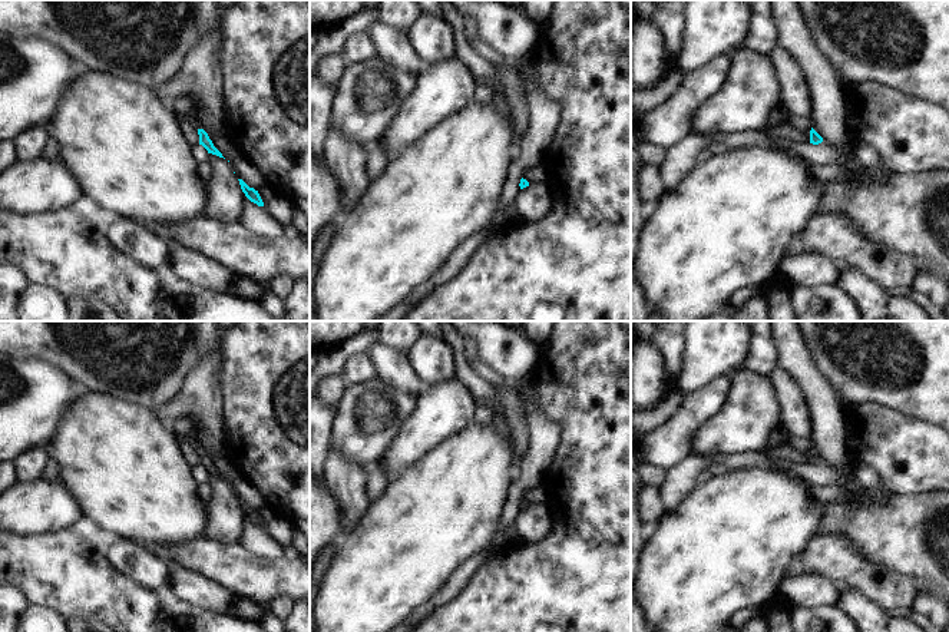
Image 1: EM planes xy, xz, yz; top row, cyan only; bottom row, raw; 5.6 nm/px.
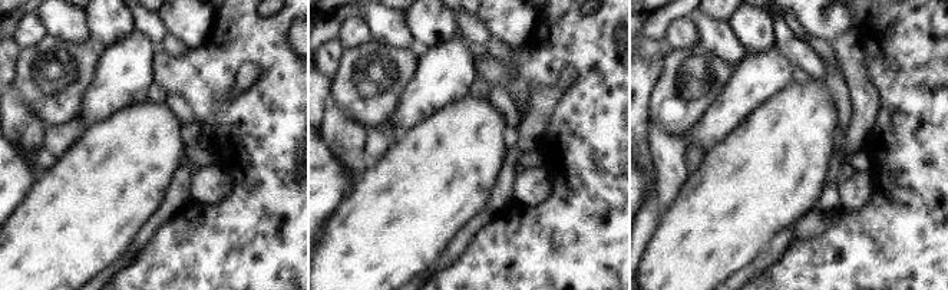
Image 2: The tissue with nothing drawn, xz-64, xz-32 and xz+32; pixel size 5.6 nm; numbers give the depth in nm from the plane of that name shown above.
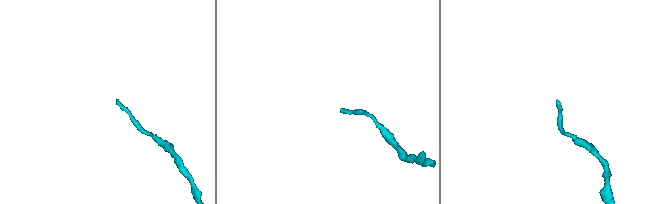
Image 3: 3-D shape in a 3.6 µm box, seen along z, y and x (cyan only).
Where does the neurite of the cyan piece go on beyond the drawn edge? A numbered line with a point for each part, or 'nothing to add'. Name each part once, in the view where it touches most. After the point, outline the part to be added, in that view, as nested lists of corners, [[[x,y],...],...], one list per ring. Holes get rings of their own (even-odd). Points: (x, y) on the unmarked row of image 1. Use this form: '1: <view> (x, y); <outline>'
nothing to add

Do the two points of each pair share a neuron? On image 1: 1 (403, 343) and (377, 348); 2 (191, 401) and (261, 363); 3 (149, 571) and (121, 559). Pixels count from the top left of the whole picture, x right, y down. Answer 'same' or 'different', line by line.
1: different
2: different
3: same

